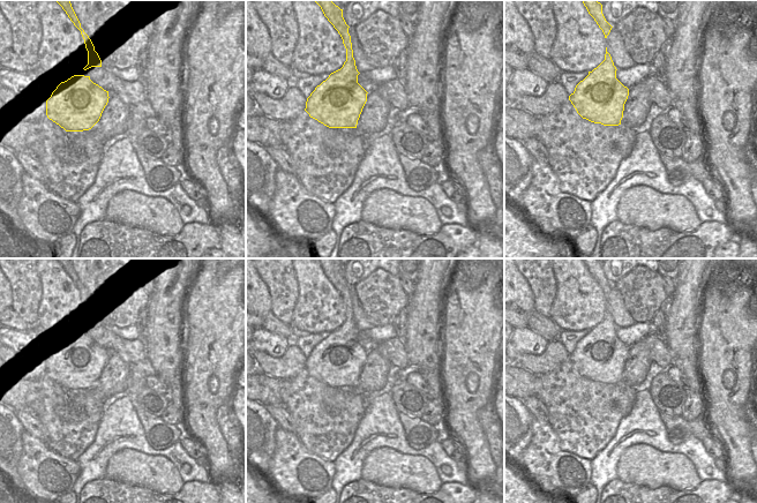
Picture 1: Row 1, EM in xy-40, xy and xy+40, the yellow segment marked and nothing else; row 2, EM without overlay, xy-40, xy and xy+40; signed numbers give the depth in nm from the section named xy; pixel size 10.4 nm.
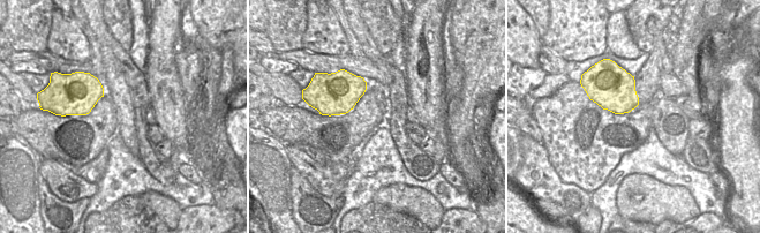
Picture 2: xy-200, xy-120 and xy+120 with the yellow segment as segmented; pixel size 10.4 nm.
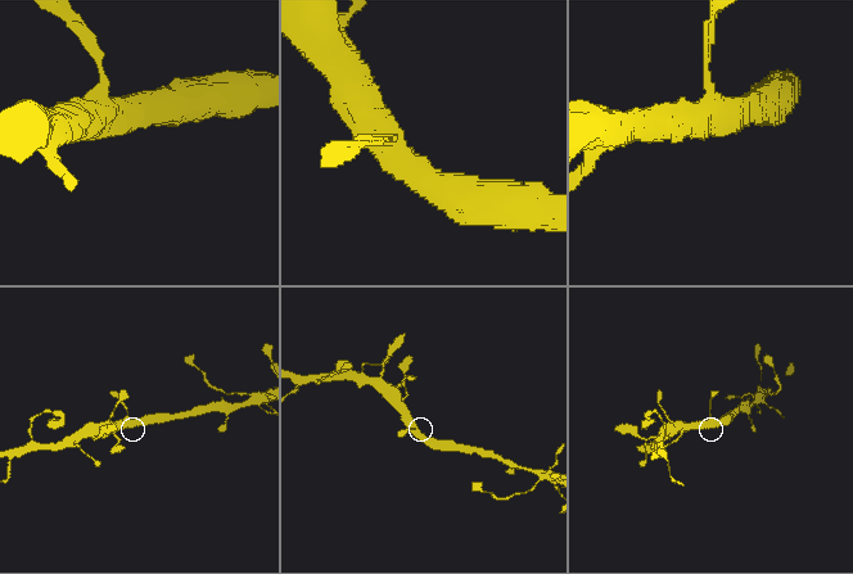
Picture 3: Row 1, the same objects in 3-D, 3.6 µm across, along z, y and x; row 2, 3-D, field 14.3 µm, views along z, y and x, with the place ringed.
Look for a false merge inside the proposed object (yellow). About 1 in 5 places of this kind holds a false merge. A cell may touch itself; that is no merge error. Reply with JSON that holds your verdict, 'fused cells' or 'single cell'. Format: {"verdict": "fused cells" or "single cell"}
{"verdict": "single cell"}

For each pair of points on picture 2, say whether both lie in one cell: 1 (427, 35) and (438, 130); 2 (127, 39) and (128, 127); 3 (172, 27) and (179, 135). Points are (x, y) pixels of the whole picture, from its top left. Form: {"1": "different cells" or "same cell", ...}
{"1": "different cells", "2": "different cells", "3": "same cell"}

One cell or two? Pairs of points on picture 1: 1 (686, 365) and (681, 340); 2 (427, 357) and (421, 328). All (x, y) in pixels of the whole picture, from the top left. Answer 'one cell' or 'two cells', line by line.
1: two cells
2: one cell

